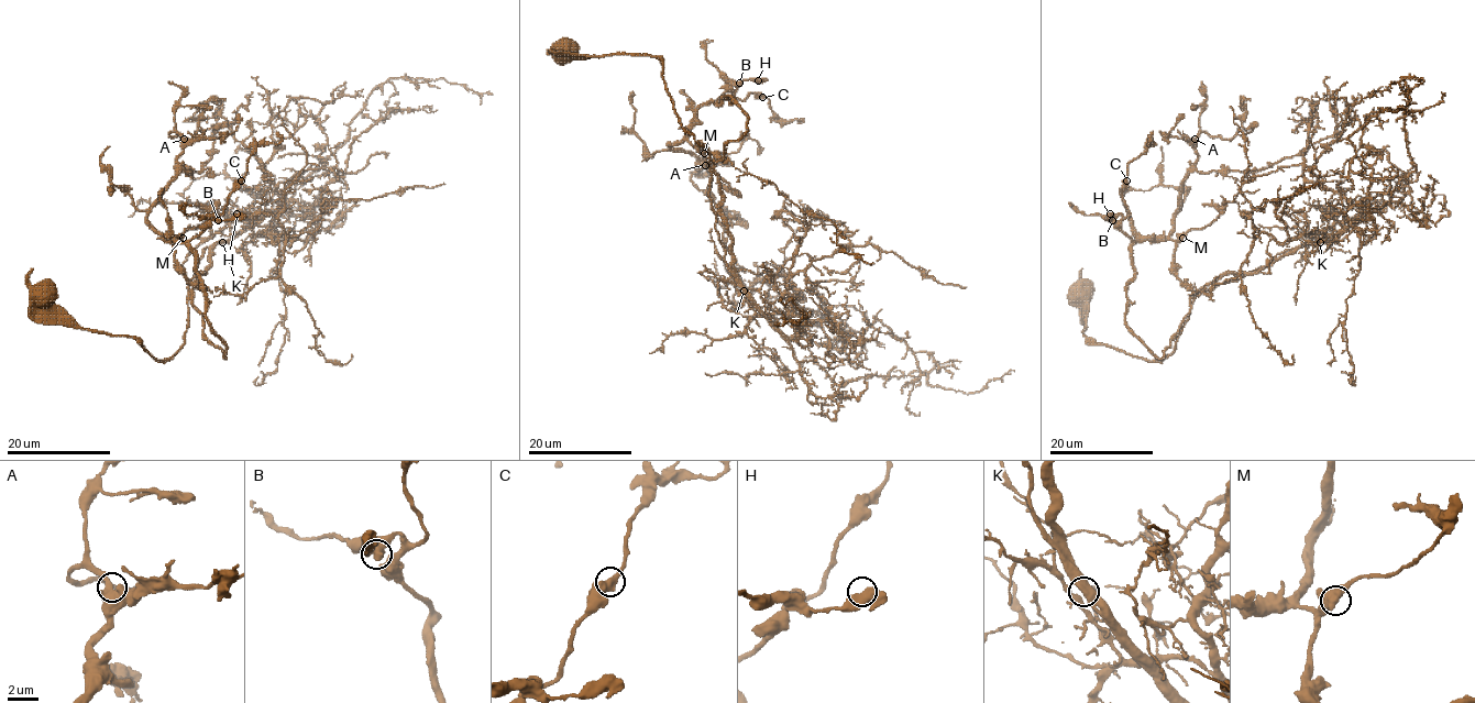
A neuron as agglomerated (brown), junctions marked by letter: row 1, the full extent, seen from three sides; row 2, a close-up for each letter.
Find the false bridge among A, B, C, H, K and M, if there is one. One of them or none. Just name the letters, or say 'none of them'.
none of them

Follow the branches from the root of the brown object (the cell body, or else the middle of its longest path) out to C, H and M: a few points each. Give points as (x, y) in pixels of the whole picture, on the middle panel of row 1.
C: (562, 52), (655, 56), (679, 123), (711, 164), (747, 131), (728, 96), (711, 102), (725, 92), (762, 97)
H: (562, 52), (655, 56), (679, 123), (711, 164), (747, 131), (728, 96), (711, 102), (758, 80)
M: (562, 52), (655, 56), (679, 123), (711, 164), (747, 131), (728, 96), (697, 110), (689, 140), (704, 153)

